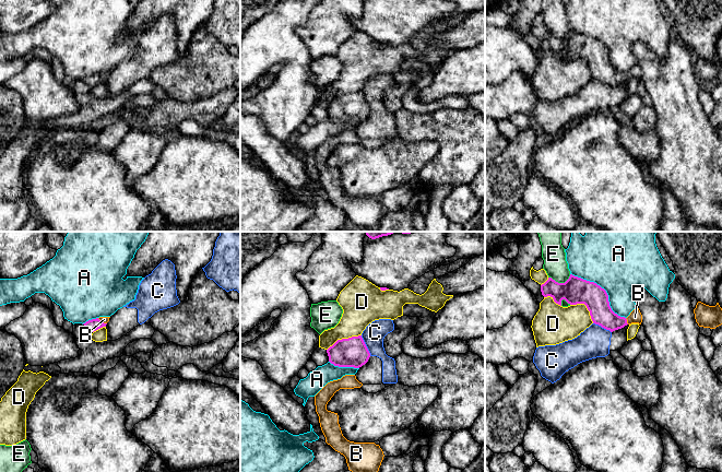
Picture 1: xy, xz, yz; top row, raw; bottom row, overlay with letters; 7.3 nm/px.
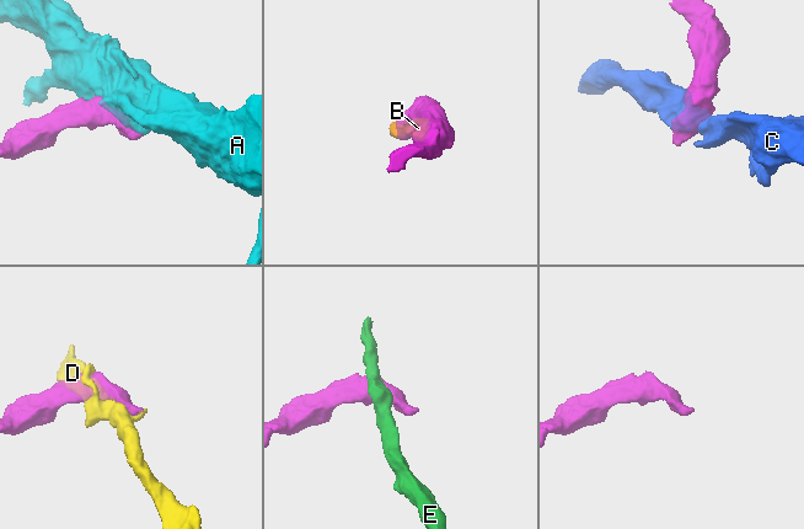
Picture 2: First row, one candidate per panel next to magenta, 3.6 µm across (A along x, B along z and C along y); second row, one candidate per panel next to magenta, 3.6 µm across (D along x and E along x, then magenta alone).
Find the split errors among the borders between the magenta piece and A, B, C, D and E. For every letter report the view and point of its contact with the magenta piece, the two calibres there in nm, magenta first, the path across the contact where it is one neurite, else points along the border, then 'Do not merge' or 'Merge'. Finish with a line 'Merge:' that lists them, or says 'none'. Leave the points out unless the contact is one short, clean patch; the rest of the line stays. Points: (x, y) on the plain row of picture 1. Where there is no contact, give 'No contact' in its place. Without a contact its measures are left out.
A: Touches magenta at yz (604, 45). Thickness 190 nm (magenta) against 360 nm. Do not merge
B: Touches magenta at yz (626, 77). Thickness 170 nm (magenta) against 90 nm. Path across: yz (598, 59), (615, 77), (626, 77), (635, 72). Merge
C: Touches magenta at xz (365, 101). Thickness 220 nm (magenta) against 160 nm. Boundary: xz (360, 91), (370, 110). Do not merge
D: Touches magenta at xz (343, 94). Thickness 220 nm (magenta) against 260 nm. Do not merge
E: Touches magenta at yz (559, 38). Thickness 190 nm (magenta) against 170 nm. Do not merge
Merge: B

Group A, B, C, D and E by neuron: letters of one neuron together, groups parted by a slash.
A / B / C / D / E

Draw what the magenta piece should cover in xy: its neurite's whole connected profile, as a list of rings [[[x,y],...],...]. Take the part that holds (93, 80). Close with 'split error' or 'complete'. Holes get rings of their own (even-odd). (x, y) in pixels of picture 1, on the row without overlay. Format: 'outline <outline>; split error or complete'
outline [[[99,72],[96,74],[88,75],[83,80],[87,85],[94,87],[103,82],[106,82],[107,78],[109,76],[109,73],[110,72]]]; split error

